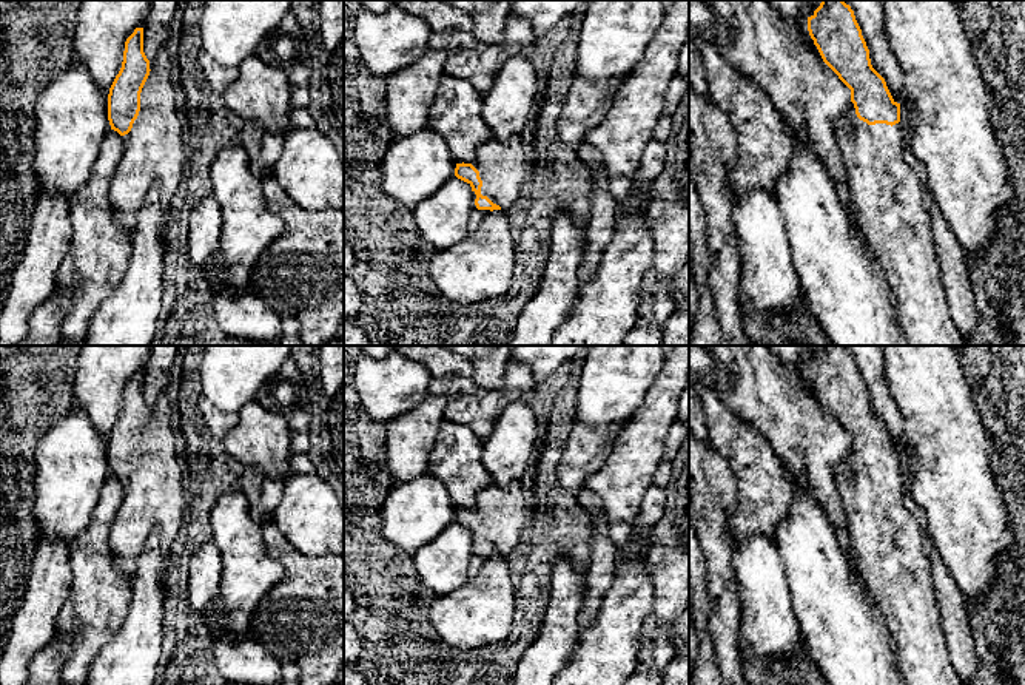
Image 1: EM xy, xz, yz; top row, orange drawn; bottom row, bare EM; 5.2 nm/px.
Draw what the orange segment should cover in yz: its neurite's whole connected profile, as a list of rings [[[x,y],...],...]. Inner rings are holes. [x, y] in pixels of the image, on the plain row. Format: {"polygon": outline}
{"polygon": [[[822,346],[808,376],[823,407],[851,435],[834,481],[851,548],[896,645],[905,685],[963,685],[948,656],[920,528],[905,506],[900,449],[872,413],[854,356],[843,346]]]}

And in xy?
{"polygon": [[[136,373],[125,387],[122,413],[108,440],[111,475],[125,488],[109,543],[119,571],[131,582],[154,531],[159,532],[160,551],[170,563],[185,517],[183,474],[171,418],[173,406],[166,390],[154,406],[148,406],[143,373]]]}

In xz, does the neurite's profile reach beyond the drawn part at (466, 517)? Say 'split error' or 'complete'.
split error

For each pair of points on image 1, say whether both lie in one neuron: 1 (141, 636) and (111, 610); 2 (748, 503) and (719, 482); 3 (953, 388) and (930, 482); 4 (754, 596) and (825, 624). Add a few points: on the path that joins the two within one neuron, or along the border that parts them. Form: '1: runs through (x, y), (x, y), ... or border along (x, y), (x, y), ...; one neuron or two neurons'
1: border along (131, 585), (128, 611), (119, 630), (100, 648); two neurons
2: border along (725, 460), (737, 486), (731, 529); two neurons
3: runs through (944, 411), (944, 458); one neuron
4: border along (785, 574), (791, 611), (802, 636); two neurons

